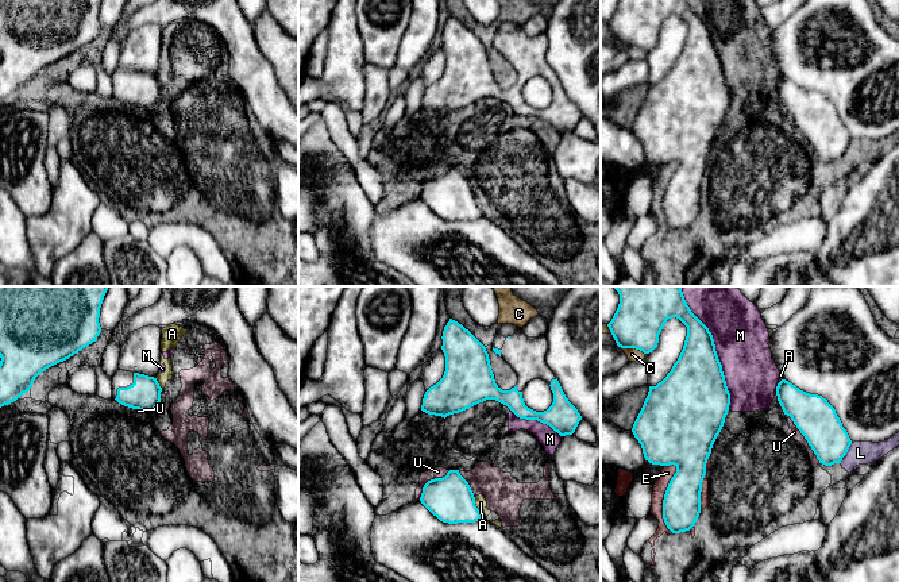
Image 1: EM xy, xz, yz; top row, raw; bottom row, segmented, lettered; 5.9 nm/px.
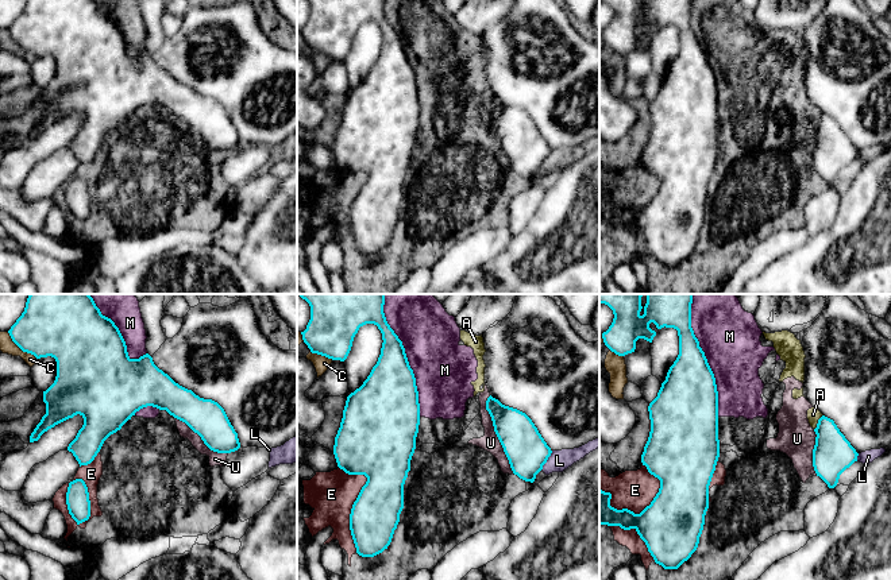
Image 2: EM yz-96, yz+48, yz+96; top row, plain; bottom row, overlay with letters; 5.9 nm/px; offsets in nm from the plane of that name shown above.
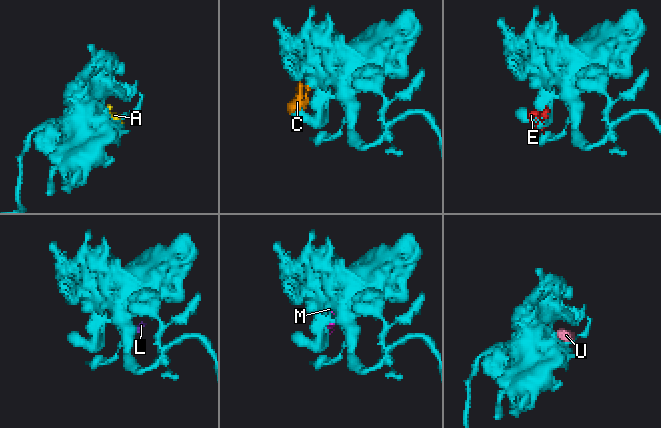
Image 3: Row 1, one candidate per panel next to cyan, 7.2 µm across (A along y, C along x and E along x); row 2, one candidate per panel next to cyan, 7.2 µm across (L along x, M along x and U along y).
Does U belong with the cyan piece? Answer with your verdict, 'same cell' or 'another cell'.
another cell

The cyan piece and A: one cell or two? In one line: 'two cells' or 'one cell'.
two cells

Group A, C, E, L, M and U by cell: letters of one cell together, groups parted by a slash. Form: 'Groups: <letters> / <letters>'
Groups: A C E L M U

